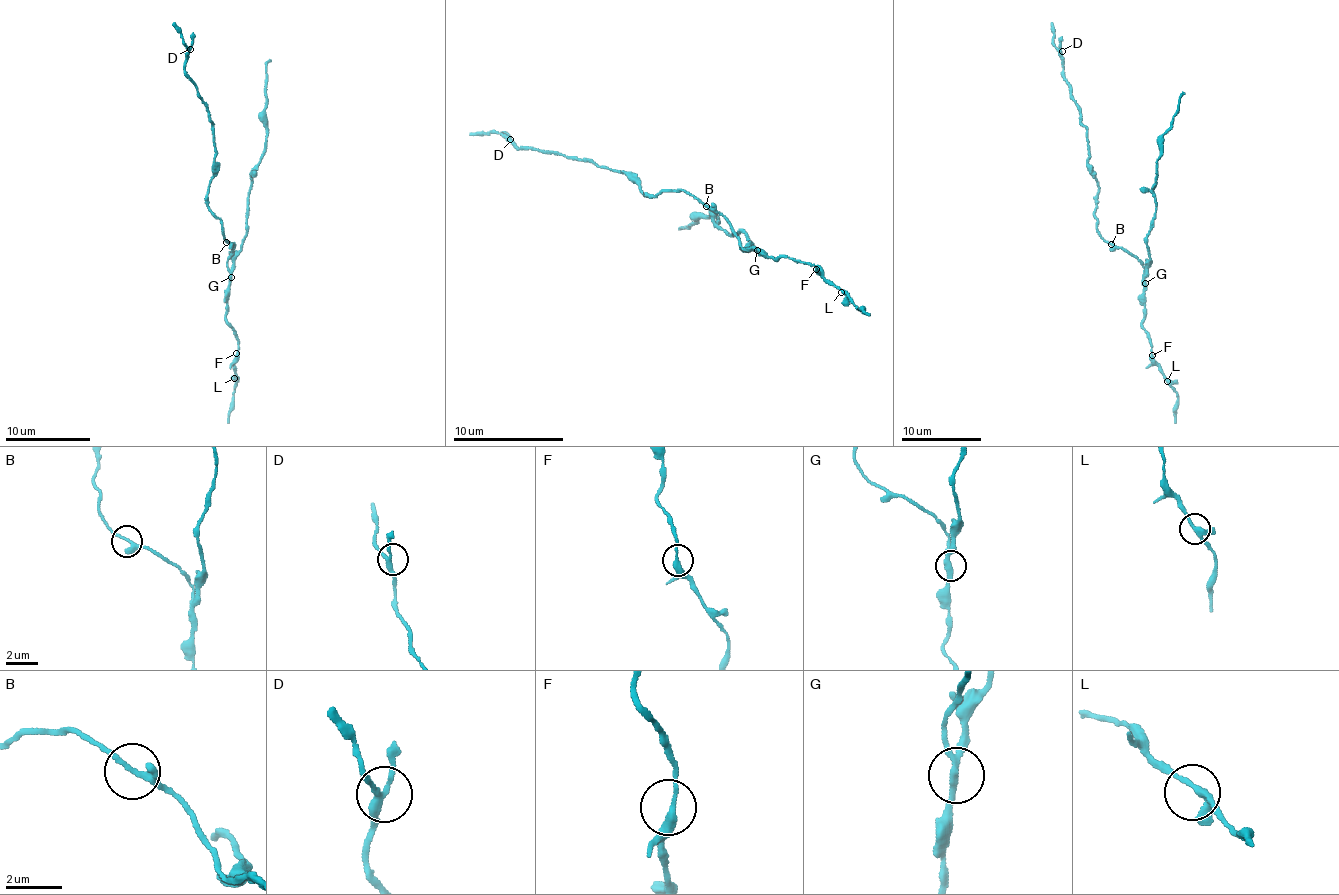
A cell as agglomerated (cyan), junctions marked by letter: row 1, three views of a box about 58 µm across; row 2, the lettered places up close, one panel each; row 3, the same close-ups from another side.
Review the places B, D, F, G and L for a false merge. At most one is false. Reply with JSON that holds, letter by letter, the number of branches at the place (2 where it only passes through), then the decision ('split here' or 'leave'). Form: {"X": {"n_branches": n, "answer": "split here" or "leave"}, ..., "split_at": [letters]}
{"B": {"n_branches": 3, "answer": "leave"}, "D": {"n_branches": 3, "answer": "leave"}, "F": {"n_branches": 2, "answer": "leave"}, "G": {"n_branches": 3, "answer": "split here"}, "L": {"n_branches": 3, "answer": "leave"}, "split_at": ["G"]}

